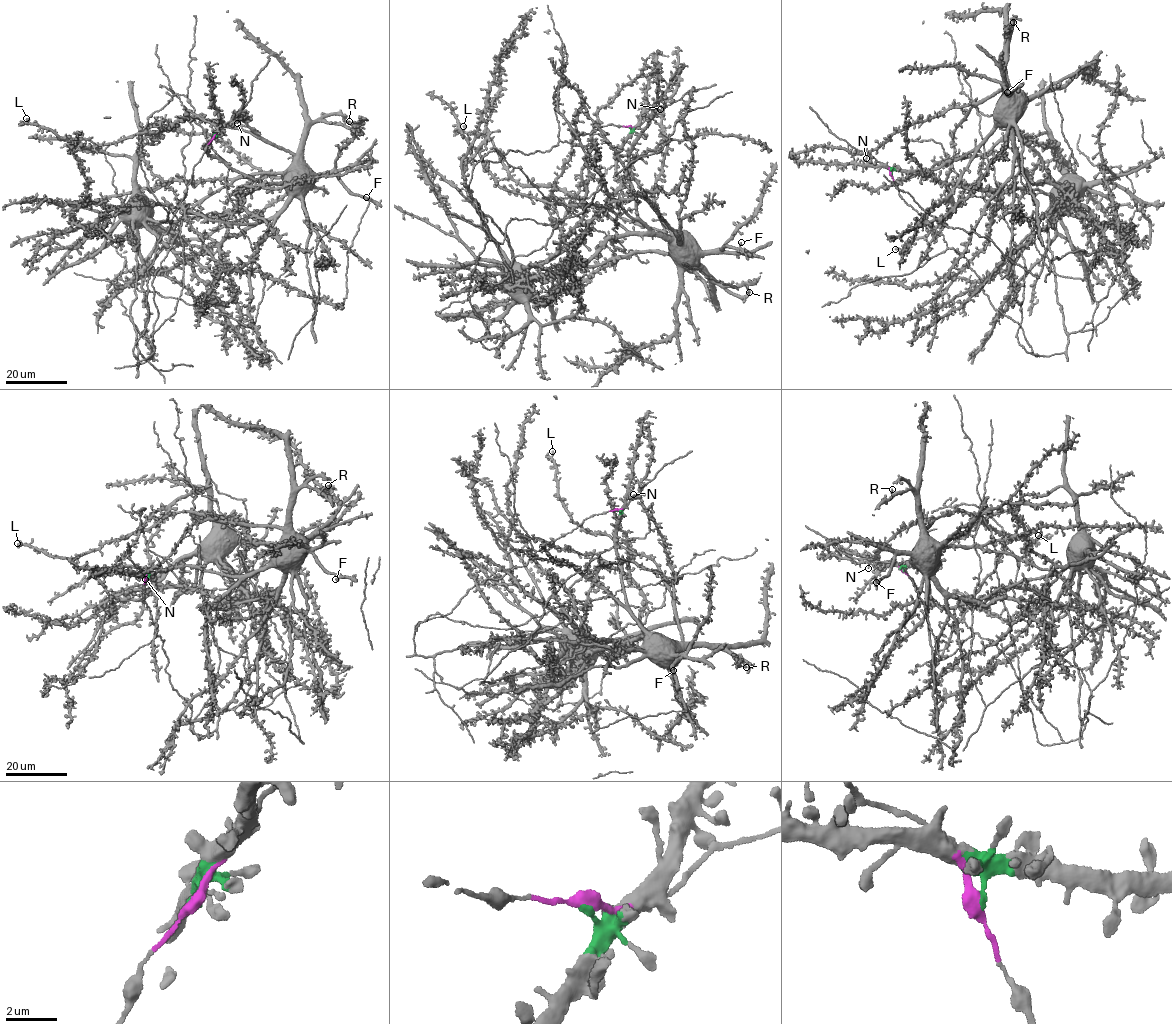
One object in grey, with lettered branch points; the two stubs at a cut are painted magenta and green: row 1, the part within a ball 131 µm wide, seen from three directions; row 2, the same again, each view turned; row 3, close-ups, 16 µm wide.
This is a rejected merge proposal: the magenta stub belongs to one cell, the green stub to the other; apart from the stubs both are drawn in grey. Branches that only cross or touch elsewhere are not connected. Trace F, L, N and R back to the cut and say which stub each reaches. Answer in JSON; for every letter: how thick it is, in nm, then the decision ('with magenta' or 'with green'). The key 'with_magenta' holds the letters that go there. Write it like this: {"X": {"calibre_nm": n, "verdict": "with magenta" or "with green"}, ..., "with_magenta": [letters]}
{"F": {"calibre_nm": 480, "verdict": "with green"}, "L": {"calibre_nm": 400, "verdict": "with green"}, "N": {"calibre_nm": 140, "verdict": "with green"}, "R": {"calibre_nm": 400, "verdict": "with green"}, "with_magenta": []}

